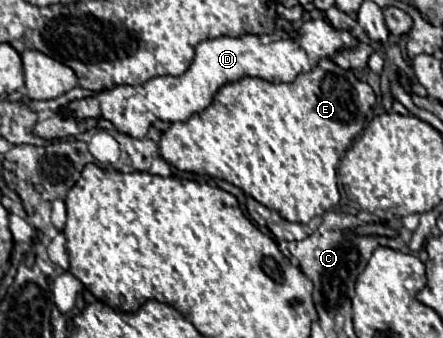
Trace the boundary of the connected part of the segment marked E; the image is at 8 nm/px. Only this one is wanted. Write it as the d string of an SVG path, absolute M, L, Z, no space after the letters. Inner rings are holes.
M322 59L312 71L308 73L300 73L292 83L270 83L258 77L242 77L240 81L234 83L226 83L218 89L218 93L214 95L212 103L204 111L196 113L187 121L172 123L160 137L160 155L174 165L180 171L190 171L190 173L206 173L210 177L216 179L224 179L236 187L240 187L244 193L249 197L254 197L258 203L276 209L284 219L294 221L294 223L308 223L312 217L324 215L326 211L330 211L338 201L340 201L340 193L338 193L338 181L336 181L336 167L338 161L342 159L342 155L346 153L346 147L354 141L354 137L364 129L366 125L366 115L372 109L376 101L376 95L372 91L372 87L360 79L356 79L356 75L352 71L344 71L340 69L336 63L332 63L330 59Z

